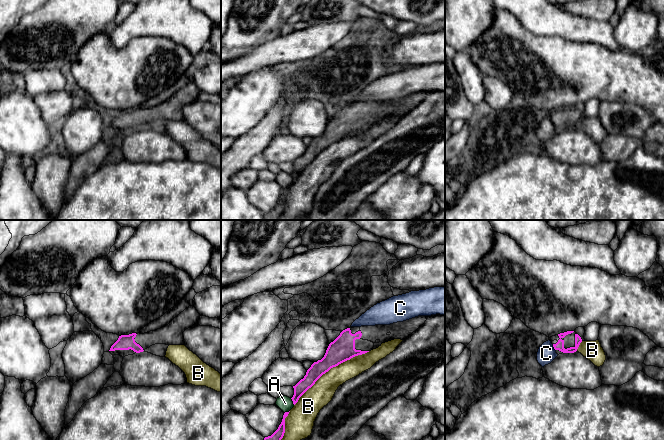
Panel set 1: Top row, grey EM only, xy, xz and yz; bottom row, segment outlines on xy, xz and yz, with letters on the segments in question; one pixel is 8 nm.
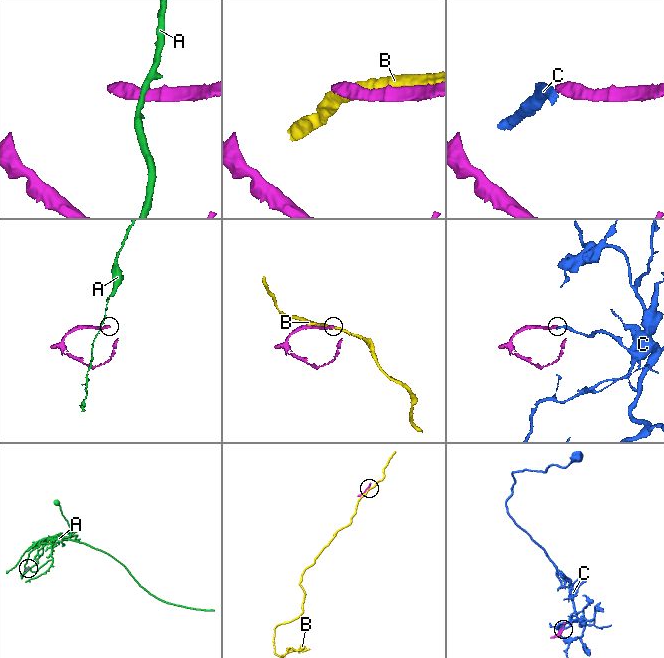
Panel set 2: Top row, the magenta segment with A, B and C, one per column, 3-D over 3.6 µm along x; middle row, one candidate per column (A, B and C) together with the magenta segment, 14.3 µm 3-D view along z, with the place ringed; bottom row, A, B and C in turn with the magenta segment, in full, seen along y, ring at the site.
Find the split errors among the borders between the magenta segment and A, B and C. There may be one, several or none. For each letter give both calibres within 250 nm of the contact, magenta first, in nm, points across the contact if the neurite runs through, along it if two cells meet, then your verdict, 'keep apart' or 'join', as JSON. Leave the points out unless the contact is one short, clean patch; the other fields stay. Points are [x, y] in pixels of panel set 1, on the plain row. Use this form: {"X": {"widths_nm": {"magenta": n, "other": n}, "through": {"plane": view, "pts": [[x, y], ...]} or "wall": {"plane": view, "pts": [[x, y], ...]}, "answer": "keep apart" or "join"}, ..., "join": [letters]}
{"A": {"widths_nm": {"magenta": 100, "other": 120}, "wall": {"plane": "xz", "pts": [[290, 174], [294, 180]]}, "answer": "keep apart"}, "B": {"widths_nm": {"magenta": 190, "other": 190}, "answer": "keep apart"}, "C": {"widths_nm": {"magenta": 70, "other": 150}, "wall": {"plane": "yz", "pts": [[552, 120], [555, 126]]}, "answer": "keep apart"}, "join": []}

